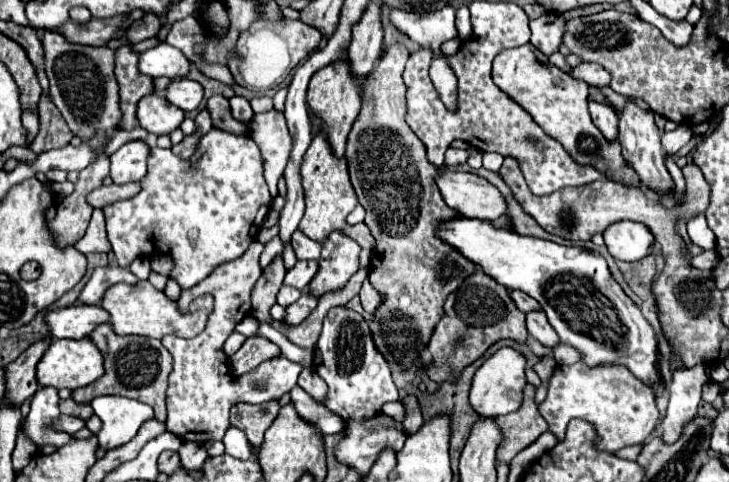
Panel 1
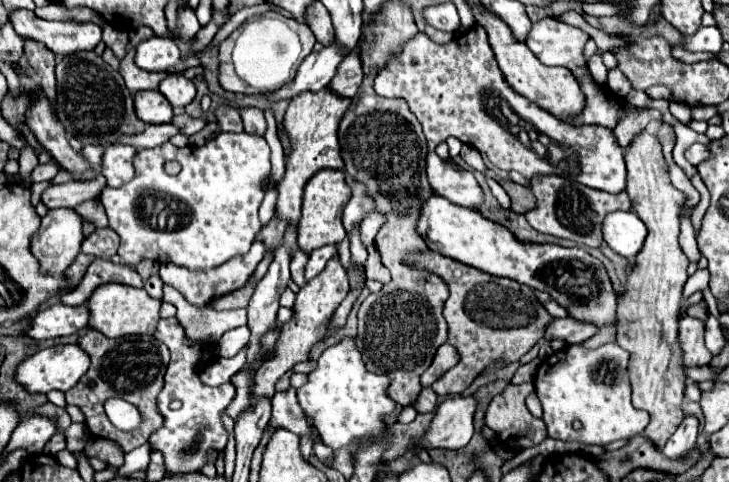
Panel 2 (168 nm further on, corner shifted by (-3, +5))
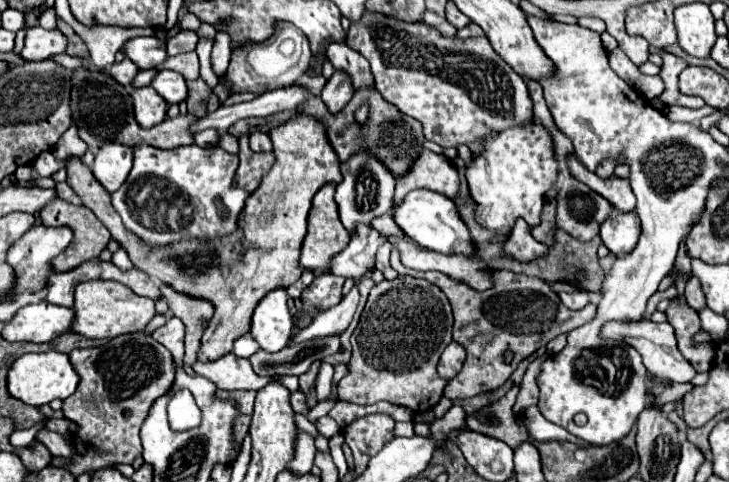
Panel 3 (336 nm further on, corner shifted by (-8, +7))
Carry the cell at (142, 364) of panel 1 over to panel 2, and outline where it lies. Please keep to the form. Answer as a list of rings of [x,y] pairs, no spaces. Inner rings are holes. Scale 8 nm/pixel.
[[[89,329],[83,337],[79,337],[77,345],[89,355],[91,367],[81,377],[81,381],[65,393],[67,405],[77,405],[85,415],[85,425],[93,437],[111,439],[121,445],[125,453],[141,447],[147,443],[149,433],[153,429],[161,427],[161,415],[157,413],[157,393],[161,391],[165,369],[169,365],[169,351],[161,341],[157,341],[153,335],[129,335],[129,337],[117,337],[117,339],[105,339],[93,329]],[[111,397],[119,397],[135,405],[143,417],[141,425],[133,431],[119,431],[115,427],[109,427],[109,419],[105,415],[103,403]]]

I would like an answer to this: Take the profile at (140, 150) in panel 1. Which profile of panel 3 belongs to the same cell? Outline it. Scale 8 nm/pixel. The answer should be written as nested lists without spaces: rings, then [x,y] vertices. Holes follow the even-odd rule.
[[[106,143],[96,153],[92,173],[108,193],[114,193],[126,181],[132,167],[132,159],[132,147]]]

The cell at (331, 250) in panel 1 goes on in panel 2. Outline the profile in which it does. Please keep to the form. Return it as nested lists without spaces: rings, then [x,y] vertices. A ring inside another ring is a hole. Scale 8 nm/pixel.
[[[339,257],[329,261],[329,265],[325,267],[325,273],[321,273],[321,277],[315,277],[313,281],[309,281],[305,287],[299,289],[295,305],[293,305],[293,317],[283,325],[273,351],[269,353],[269,357],[261,363],[261,367],[253,375],[253,381],[255,381],[253,397],[255,399],[261,399],[261,397],[273,399],[275,383],[297,363],[309,359],[311,347],[325,335],[325,325],[329,323],[331,313],[339,307],[339,303],[347,297],[347,293],[349,293],[349,281],[347,281],[345,269],[341,267]]]

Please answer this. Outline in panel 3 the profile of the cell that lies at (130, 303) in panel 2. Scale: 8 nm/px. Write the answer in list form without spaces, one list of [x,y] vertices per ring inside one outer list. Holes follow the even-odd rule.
[[[94,281],[80,283],[76,287],[76,303],[74,303],[74,325],[72,331],[86,335],[90,339],[112,339],[124,333],[144,331],[150,319],[156,315],[156,307],[152,299],[134,295],[126,285],[118,281]]]

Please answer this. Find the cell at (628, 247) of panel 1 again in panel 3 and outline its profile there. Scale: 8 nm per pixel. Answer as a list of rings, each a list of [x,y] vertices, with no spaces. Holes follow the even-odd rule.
[[[614,211],[602,223],[600,239],[610,249],[610,253],[618,257],[618,255],[630,253],[636,247],[640,231],[642,231],[642,225],[638,223],[636,211],[628,211],[628,213]]]

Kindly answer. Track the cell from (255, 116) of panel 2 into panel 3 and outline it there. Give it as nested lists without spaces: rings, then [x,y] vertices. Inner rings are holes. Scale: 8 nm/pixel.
[[[254,131],[250,135],[250,149],[252,151],[272,151],[272,139],[268,133]]]

